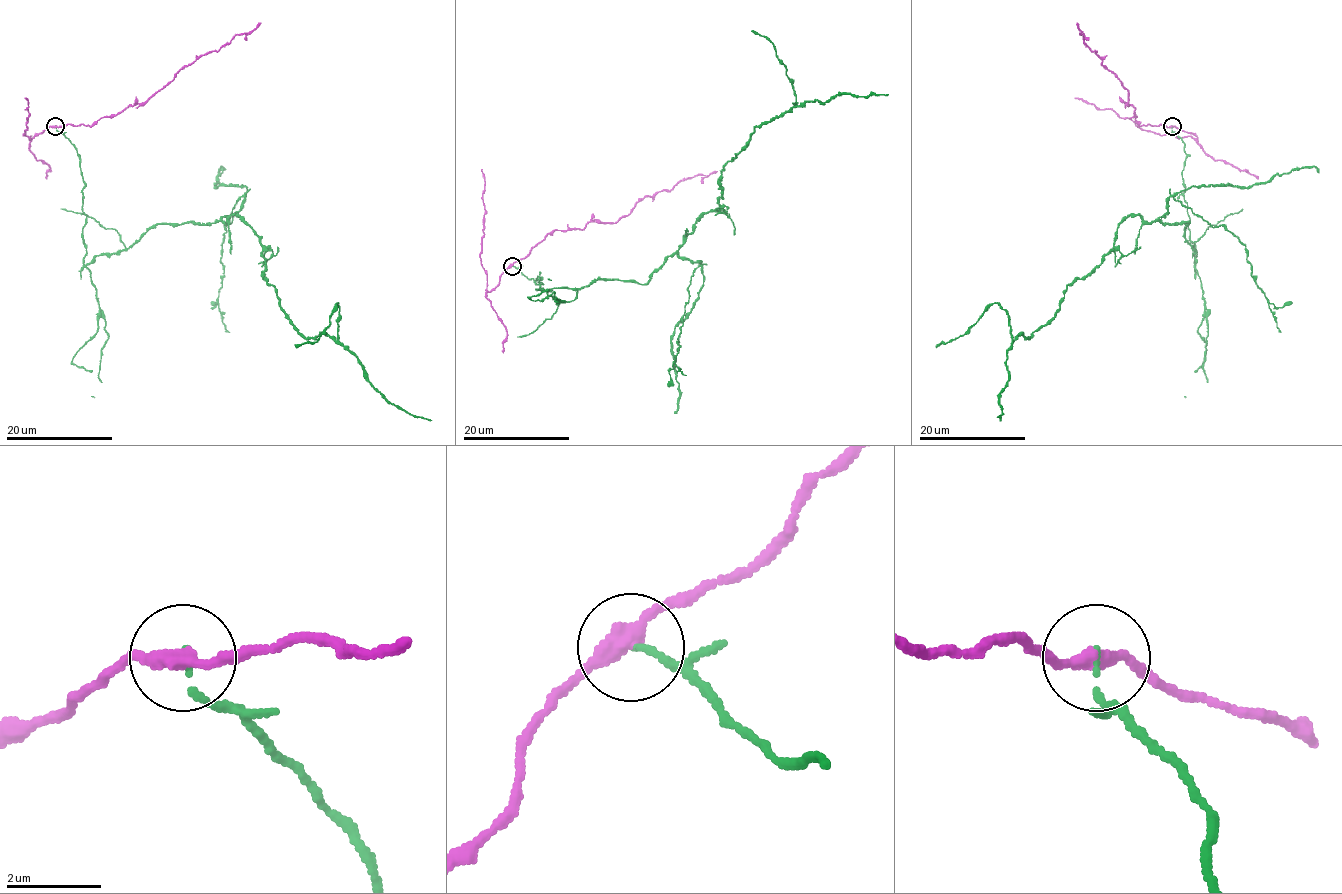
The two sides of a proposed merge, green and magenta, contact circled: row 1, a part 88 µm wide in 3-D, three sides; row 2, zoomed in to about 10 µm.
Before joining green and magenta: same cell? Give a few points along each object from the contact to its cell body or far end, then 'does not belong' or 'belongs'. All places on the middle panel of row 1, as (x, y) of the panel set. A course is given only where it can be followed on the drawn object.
green via (512, 266), (543, 291), (645, 284), (718, 207), (721, 170), (754, 129), (794, 108), (786, 66), (751, 30) | magenta via (512, 266), (557, 230), (583, 228), (589, 222), (617, 222), (642, 198), (670, 190), (686, 178), (717, 171) | does not belong

